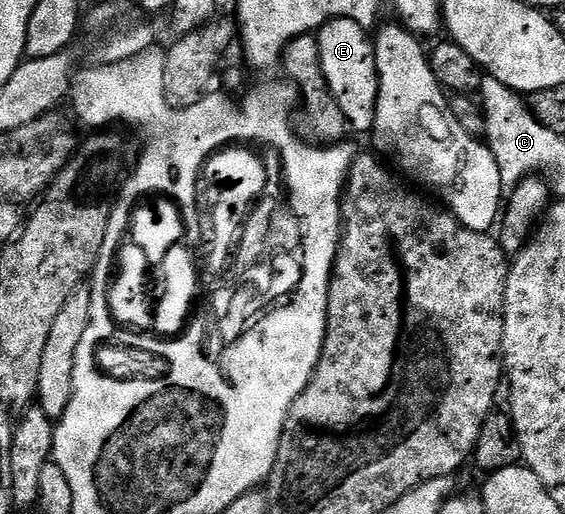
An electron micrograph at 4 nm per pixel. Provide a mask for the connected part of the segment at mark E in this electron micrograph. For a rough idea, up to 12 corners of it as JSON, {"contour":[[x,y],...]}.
{"contour":[[341,16],[317,29],[320,66],[351,129],[373,133],[371,33]]}

